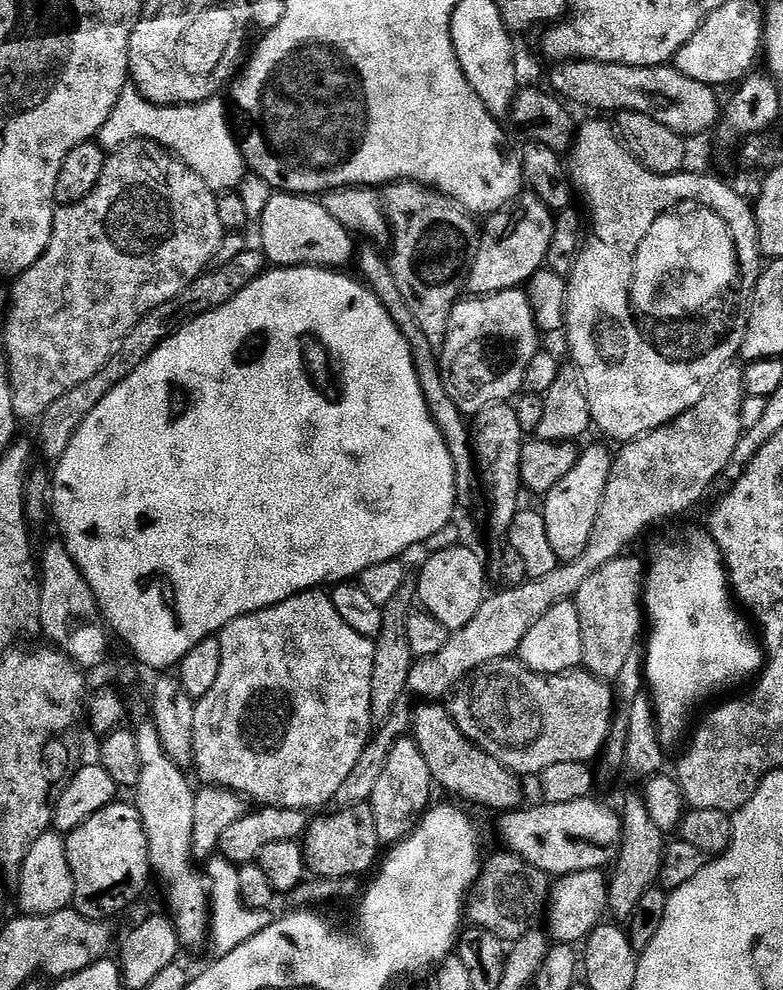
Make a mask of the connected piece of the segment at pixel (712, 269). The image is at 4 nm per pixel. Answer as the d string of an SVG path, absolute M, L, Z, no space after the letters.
M694 200L677 204L655 219L636 251L635 298L640 308L656 316L680 316L704 304L712 293L719 292L724 282L738 272L735 252L738 246L728 238L728 233L728 227L717 213L697 205Z

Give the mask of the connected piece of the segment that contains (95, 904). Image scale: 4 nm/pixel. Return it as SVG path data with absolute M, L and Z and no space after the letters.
M131 803L108 804L101 812L67 833L64 845L74 878L72 904L91 920L107 921L140 896L153 875L148 839L140 812Z

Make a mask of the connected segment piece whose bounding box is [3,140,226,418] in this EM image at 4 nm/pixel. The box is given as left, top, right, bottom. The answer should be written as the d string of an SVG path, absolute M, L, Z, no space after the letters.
M132 140L121 148L115 149L105 159L102 178L98 178L98 186L94 186L94 190L90 190L90 194L86 194L82 202L57 207L52 237L46 250L32 266L15 277L13 284L16 285L12 288L12 305L8 308L8 321L4 324L5 353L3 352L3 355L8 362L8 378L12 387L12 401L17 417L39 418L43 416L50 406L54 406L54 402L58 402L58 398L62 398L62 394L74 390L74 386L86 382L86 378L94 378L94 374L98 374L98 370L106 366L106 362L114 354L122 338L126 338L126 334L130 334L130 330L138 326L141 318L150 314L150 310L162 306L162 302L170 302L170 298L182 294L186 286L190 286L200 277L201 272L209 267L210 261L215 257L218 246L226 234L218 218L216 198L217 193L206 186L206 182L197 172L187 168L181 160L177 160L172 153L164 151L159 144L153 144L150 140Z

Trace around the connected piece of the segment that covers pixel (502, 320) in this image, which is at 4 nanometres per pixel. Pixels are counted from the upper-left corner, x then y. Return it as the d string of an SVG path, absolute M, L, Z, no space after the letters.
M511 288L489 296L457 300L448 319L448 333L444 335L444 346L439 349L438 359L446 393L458 410L472 418L492 404L519 397L527 366L541 347L540 339L542 336L536 327L527 291Z

